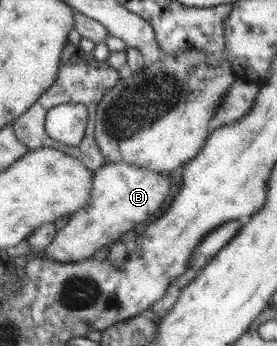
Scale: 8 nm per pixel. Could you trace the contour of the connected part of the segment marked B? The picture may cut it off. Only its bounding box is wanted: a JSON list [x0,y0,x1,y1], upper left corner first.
[43,161,177,263]

